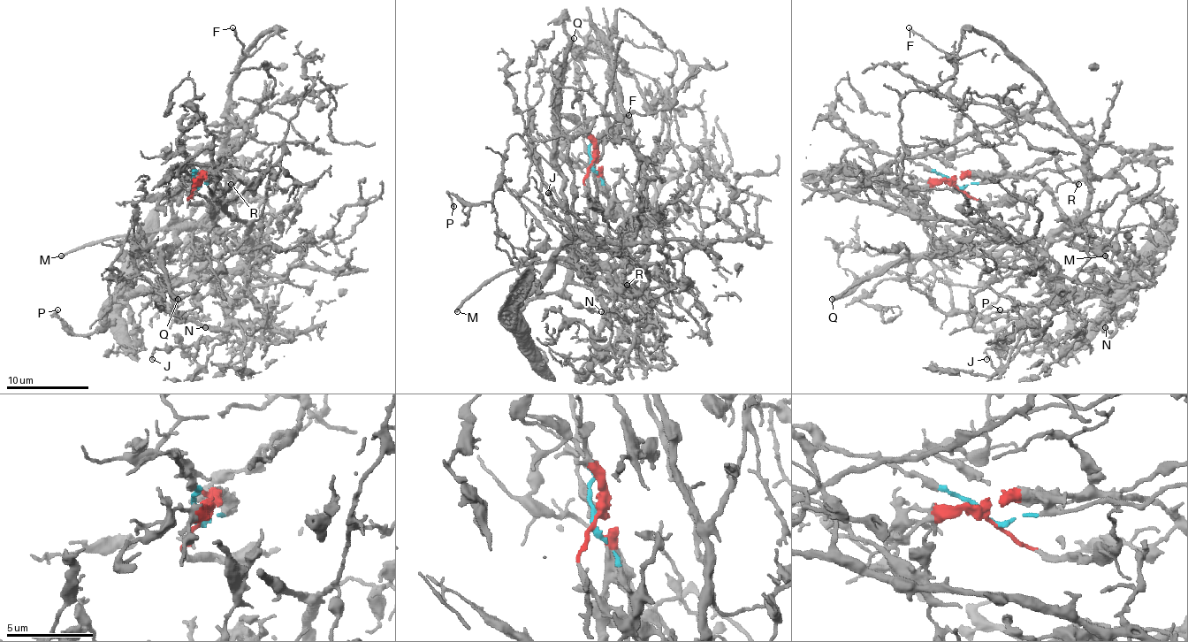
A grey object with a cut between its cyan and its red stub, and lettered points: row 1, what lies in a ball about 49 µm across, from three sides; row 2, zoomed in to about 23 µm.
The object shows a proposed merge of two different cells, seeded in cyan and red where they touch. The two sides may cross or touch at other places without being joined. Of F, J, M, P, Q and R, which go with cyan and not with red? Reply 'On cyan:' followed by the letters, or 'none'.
On cyan: F, M, Q

